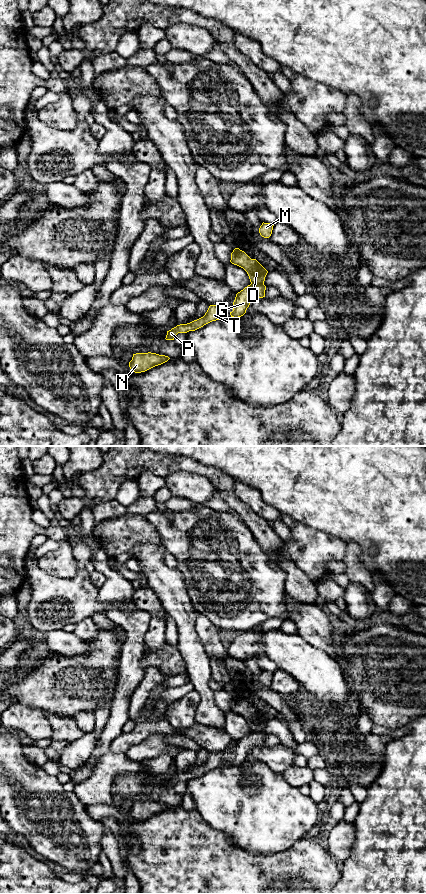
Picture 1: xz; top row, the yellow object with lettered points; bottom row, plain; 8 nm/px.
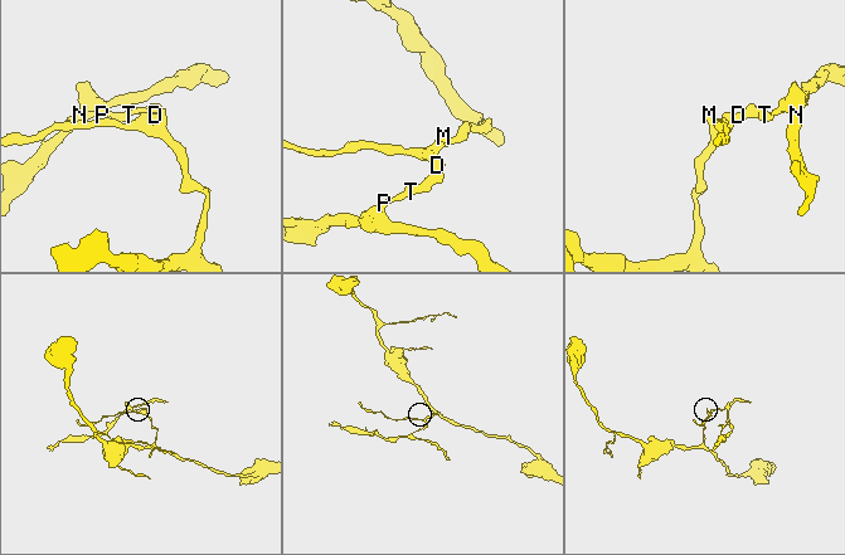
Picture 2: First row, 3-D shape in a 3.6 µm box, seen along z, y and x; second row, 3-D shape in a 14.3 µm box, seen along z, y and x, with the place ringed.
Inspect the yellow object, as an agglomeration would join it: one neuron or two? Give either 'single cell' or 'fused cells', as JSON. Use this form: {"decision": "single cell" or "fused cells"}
{"decision": "fused cells"}

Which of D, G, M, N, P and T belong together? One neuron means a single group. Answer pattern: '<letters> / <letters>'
D M / G N P T

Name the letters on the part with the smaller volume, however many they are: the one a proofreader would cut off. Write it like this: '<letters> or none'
G, N, P, T

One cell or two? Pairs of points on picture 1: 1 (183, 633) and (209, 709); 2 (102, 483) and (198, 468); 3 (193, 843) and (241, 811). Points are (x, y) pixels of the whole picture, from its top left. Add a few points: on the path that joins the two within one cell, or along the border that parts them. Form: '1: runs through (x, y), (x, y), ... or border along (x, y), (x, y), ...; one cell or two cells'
1: runs through (193, 652), (198, 661), (201, 685), (204, 690); one cell
2: runs through (126, 462), (152, 462), (161, 466), (174, 466); one cell
3: border along (198, 811), (211, 827), (221, 830), (232, 843); two cells

